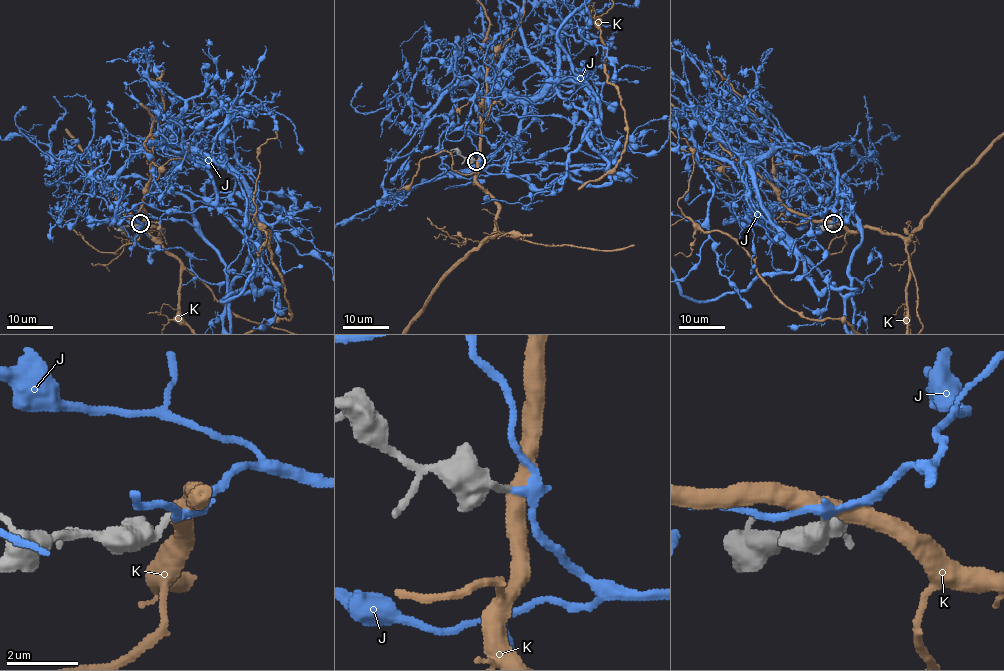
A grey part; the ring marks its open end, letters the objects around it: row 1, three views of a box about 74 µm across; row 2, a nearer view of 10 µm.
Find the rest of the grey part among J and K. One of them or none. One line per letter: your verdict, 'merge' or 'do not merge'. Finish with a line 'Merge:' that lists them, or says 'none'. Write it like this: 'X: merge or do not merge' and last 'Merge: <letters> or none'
J: merge
K: do not merge
Merge: J

